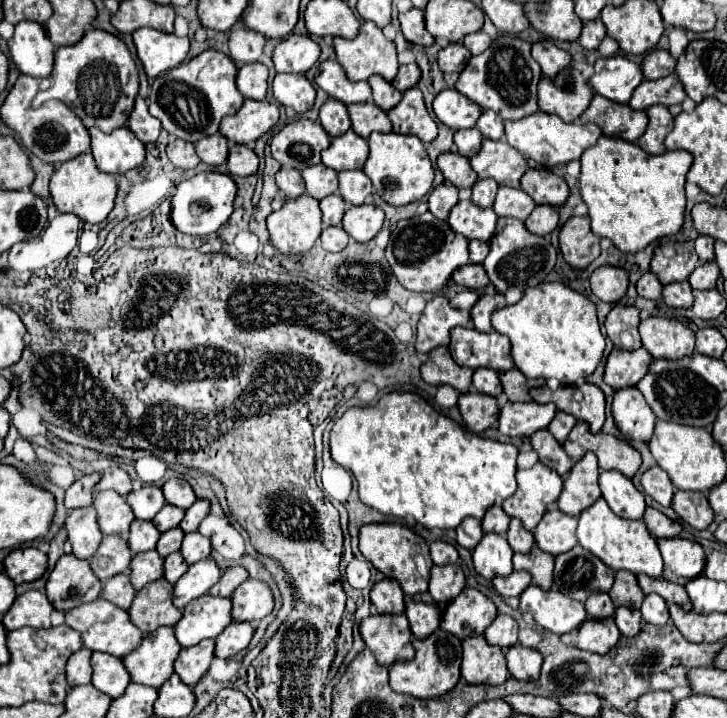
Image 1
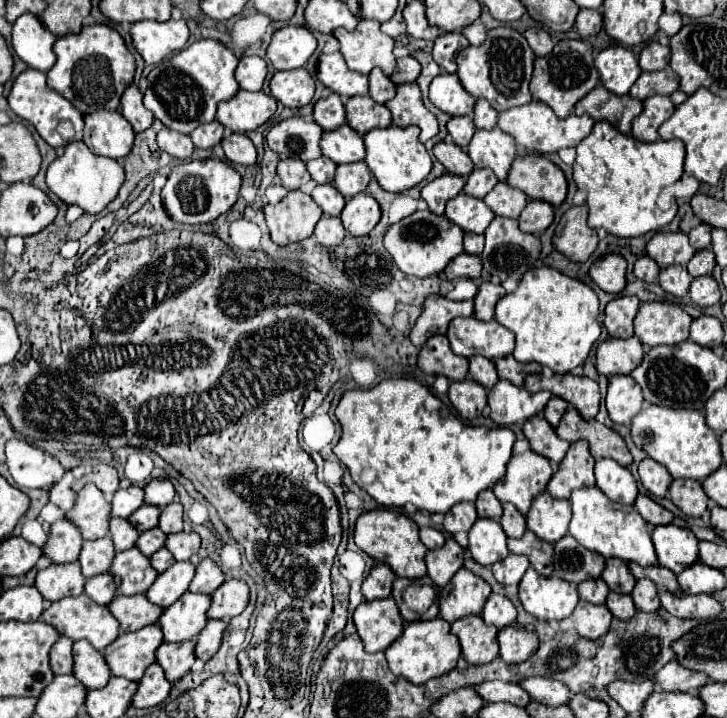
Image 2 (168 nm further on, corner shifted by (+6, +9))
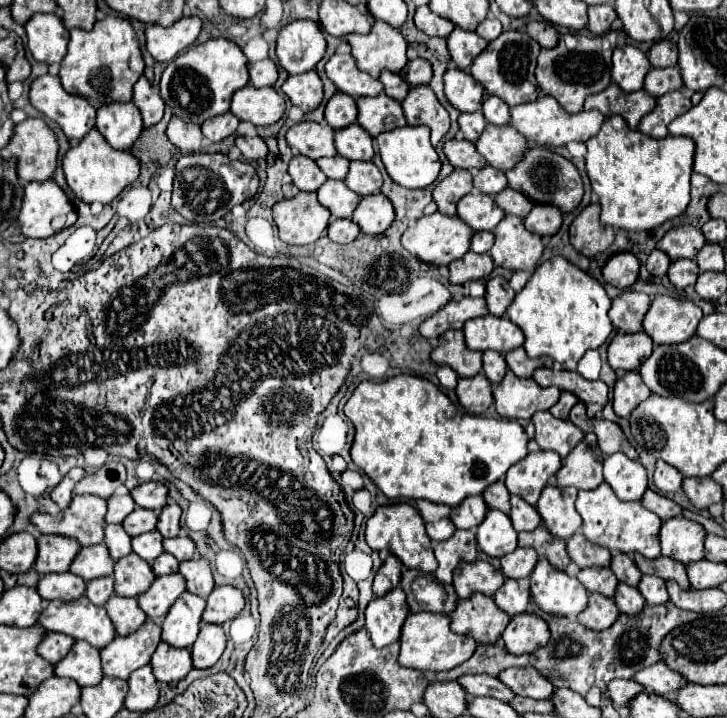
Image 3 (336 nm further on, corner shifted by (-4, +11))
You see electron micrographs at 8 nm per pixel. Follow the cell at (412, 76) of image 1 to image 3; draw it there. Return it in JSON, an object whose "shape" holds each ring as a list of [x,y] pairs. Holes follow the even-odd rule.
{"shape":[[[426,59],[408,61],[404,69],[404,79],[408,85],[428,85],[432,79],[432,65]]]}

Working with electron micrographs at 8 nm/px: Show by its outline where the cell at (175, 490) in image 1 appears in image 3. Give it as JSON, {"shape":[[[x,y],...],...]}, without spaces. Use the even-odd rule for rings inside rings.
{"shape":[[[148,481],[148,483],[138,485],[136,489],[130,491],[130,495],[138,507],[152,509],[152,511],[160,511],[168,501],[166,487],[162,483],[156,483],[156,481]]]}

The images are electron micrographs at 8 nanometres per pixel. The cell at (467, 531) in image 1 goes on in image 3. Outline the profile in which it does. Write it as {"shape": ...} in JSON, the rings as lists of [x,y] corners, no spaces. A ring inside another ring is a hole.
{"shape":[[[480,495],[466,497],[460,505],[450,509],[450,521],[456,525],[456,529],[472,529],[480,525],[486,511],[488,507],[484,505],[484,499]]]}

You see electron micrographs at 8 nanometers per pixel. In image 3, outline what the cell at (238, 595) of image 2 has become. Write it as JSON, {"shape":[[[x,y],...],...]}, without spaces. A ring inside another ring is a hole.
{"shape":[[[230,585],[214,587],[214,591],[208,595],[202,621],[222,625],[224,621],[230,621],[232,617],[236,617],[242,611],[242,607],[244,607],[244,595],[240,589]]]}

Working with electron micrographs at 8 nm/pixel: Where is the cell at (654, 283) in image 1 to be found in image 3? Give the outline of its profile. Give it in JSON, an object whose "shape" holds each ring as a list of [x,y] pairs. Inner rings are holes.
{"shape":[[[654,249],[654,251],[648,255],[646,269],[648,269],[652,275],[658,275],[658,277],[666,275],[666,271],[668,271],[668,265],[670,265],[670,257],[668,257],[664,251],[660,251],[660,249]]]}

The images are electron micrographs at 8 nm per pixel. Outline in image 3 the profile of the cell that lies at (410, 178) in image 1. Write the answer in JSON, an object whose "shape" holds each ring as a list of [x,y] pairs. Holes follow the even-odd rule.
{"shape":[[[406,125],[402,129],[382,133],[380,137],[376,137],[376,143],[378,143],[378,153],[382,157],[382,163],[394,183],[406,189],[424,189],[436,181],[440,173],[440,159],[436,149],[430,143],[430,129],[426,125],[418,125],[418,127]]]}

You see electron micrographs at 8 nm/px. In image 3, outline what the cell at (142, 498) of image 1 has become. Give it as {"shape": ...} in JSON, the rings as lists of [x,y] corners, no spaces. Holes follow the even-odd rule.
{"shape":[[[130,493],[124,495],[112,495],[108,499],[108,513],[106,513],[106,523],[122,523],[132,511],[136,509]]]}

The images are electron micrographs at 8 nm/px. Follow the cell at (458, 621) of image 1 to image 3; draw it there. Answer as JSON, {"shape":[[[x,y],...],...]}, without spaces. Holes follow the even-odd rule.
{"shape":[[[482,559],[470,563],[460,561],[460,565],[454,571],[454,589],[460,599],[470,597],[474,591],[494,595],[502,583],[504,583],[502,571],[494,569],[488,561]]]}

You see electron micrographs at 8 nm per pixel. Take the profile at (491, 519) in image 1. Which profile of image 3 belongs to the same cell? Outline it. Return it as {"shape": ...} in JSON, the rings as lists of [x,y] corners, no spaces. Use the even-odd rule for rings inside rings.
{"shape":[[[496,481],[496,485],[488,485],[488,489],[484,489],[482,497],[484,497],[484,501],[490,509],[500,509],[500,511],[508,513],[508,509],[510,509],[508,497],[510,495],[508,495],[508,489],[506,489],[504,481]]]}

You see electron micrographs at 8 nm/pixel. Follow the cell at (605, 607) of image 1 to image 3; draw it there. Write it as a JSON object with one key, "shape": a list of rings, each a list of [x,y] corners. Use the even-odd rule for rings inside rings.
{"shape":[[[588,567],[588,569],[580,569],[578,579],[582,581],[582,585],[592,593],[602,593],[606,597],[614,597],[614,589],[618,585],[616,575],[612,573],[610,567],[604,569],[596,569],[596,567]]]}

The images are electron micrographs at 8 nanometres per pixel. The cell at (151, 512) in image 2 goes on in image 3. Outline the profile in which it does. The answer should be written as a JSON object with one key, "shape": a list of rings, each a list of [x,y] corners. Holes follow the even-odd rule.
{"shape":[[[136,507],[136,509],[122,521],[122,527],[124,527],[124,531],[126,531],[130,537],[148,533],[148,531],[156,529],[156,513],[154,513],[154,511],[148,511],[148,509]]]}

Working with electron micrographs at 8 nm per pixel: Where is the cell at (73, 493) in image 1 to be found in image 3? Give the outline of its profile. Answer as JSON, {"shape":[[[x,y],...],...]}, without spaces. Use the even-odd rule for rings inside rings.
{"shape":[[[66,475],[50,493],[52,501],[60,507],[60,509],[66,509],[70,505],[70,499],[72,499],[72,489],[74,489],[74,481]]]}

